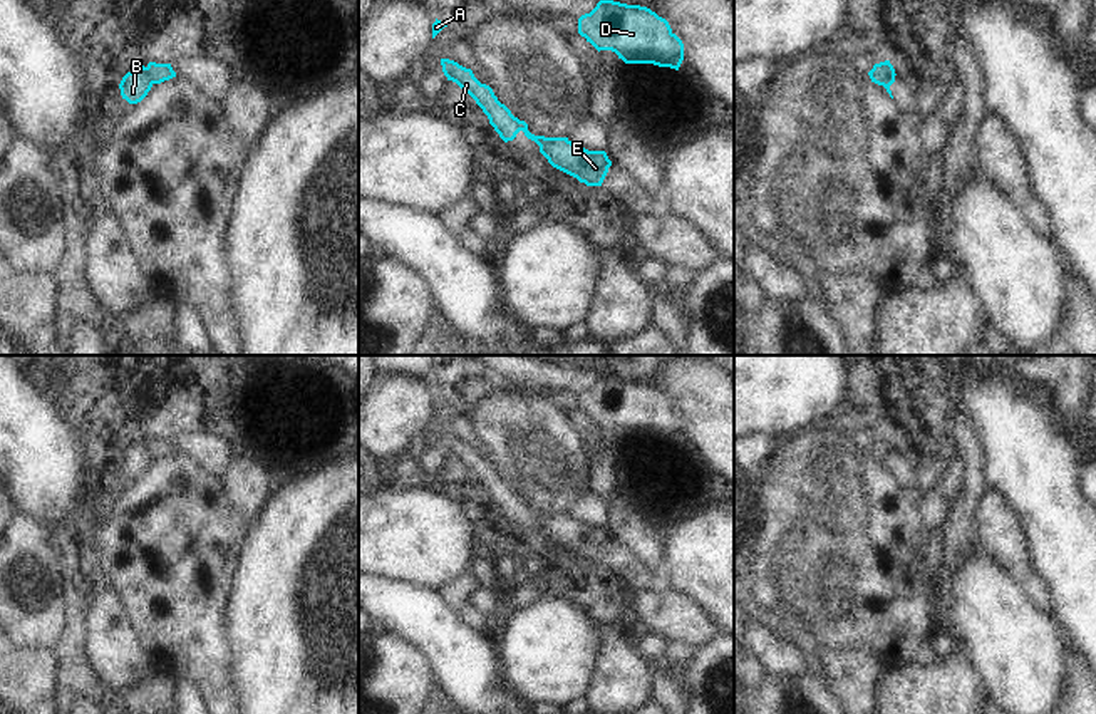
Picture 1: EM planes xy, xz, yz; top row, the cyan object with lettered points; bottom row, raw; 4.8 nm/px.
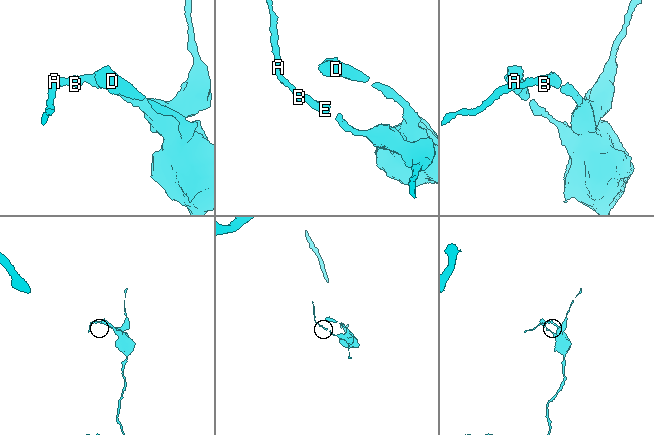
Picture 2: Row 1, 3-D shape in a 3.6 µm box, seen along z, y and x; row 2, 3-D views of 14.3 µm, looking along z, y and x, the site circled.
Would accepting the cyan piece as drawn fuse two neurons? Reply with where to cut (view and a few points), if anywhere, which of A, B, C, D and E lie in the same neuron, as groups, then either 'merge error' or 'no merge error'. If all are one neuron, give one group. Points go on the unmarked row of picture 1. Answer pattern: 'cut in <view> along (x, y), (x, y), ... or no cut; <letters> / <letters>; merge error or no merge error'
cut in xy along (144, 443), (151, 460); A B C / D E; merge error

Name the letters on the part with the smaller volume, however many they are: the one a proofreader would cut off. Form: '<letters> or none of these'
A, B, C

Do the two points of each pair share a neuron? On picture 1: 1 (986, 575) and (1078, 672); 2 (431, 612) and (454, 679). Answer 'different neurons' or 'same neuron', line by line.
1: different neurons
2: same neuron

